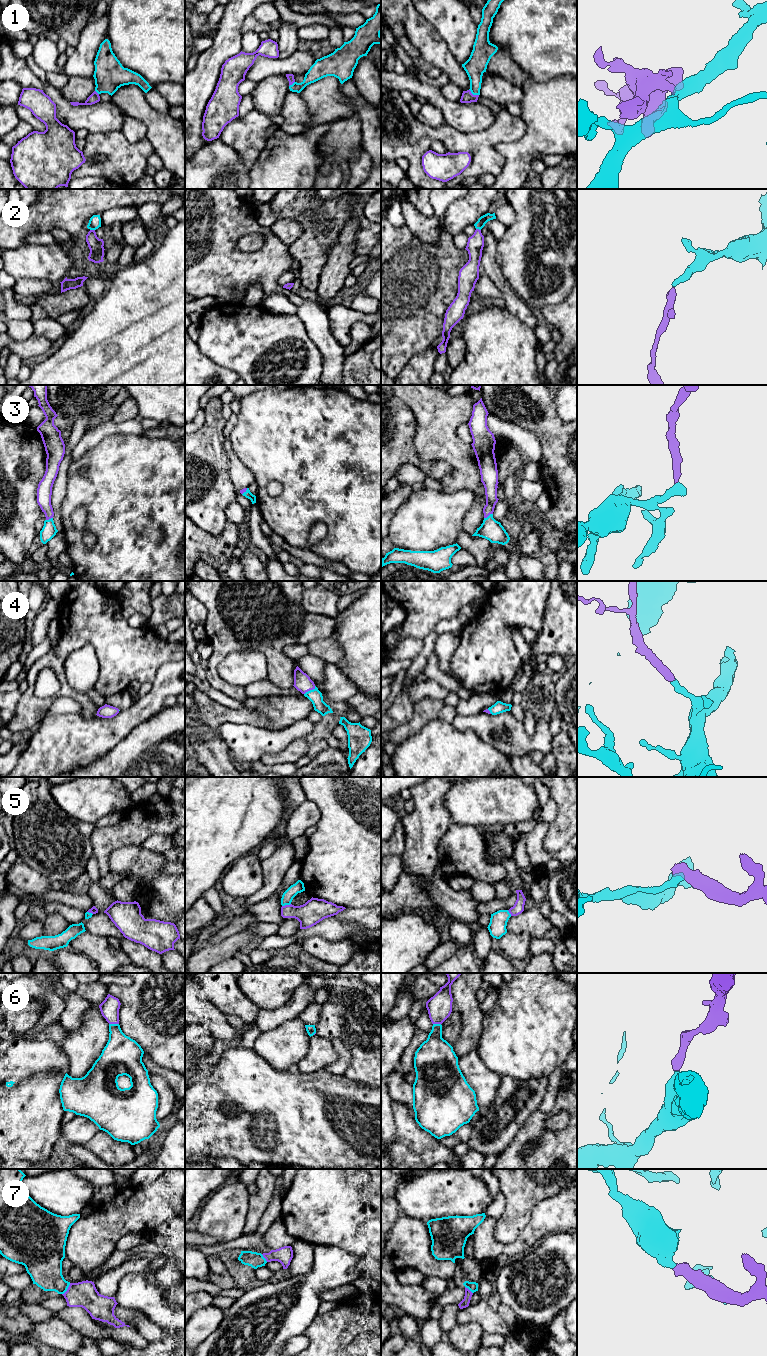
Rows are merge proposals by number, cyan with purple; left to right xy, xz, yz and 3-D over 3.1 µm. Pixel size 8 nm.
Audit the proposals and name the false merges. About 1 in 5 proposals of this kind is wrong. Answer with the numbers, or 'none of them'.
5

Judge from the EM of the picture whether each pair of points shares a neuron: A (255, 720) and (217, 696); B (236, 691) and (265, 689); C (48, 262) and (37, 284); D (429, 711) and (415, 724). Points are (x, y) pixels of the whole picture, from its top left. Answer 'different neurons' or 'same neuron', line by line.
A: different neurons
B: different neurons
C: different neurons
D: same neuron

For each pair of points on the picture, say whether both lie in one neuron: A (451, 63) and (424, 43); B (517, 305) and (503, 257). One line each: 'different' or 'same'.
A: same
B: different

